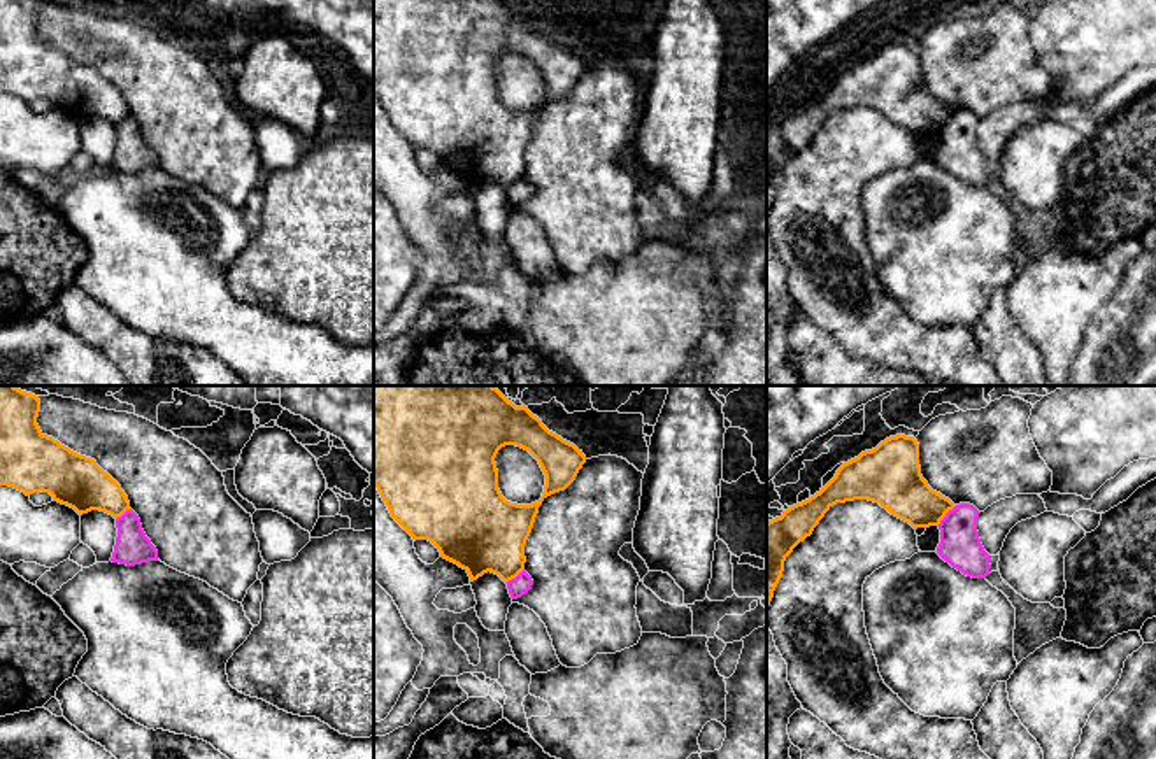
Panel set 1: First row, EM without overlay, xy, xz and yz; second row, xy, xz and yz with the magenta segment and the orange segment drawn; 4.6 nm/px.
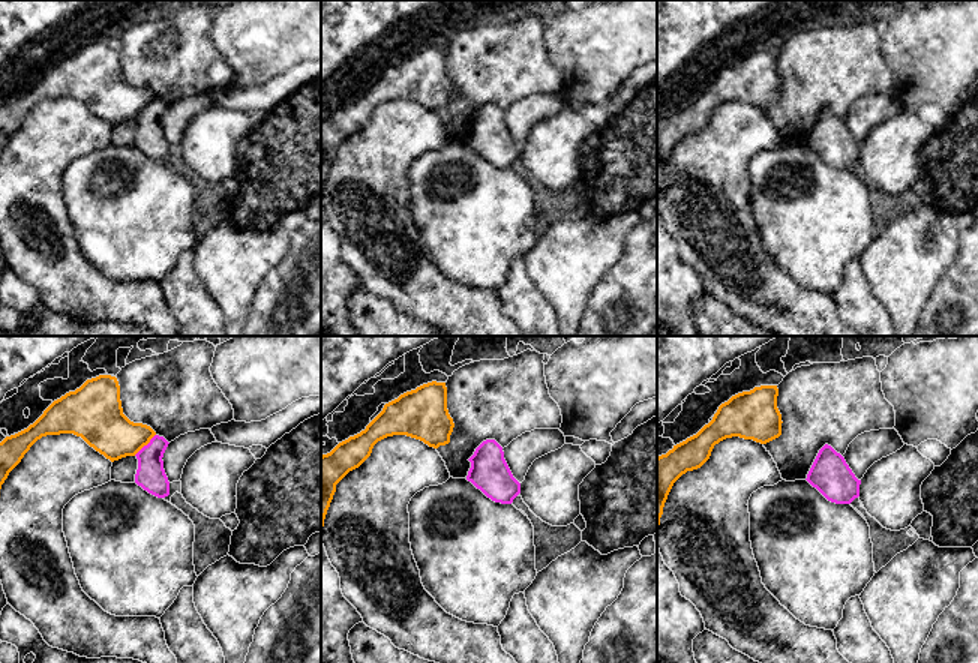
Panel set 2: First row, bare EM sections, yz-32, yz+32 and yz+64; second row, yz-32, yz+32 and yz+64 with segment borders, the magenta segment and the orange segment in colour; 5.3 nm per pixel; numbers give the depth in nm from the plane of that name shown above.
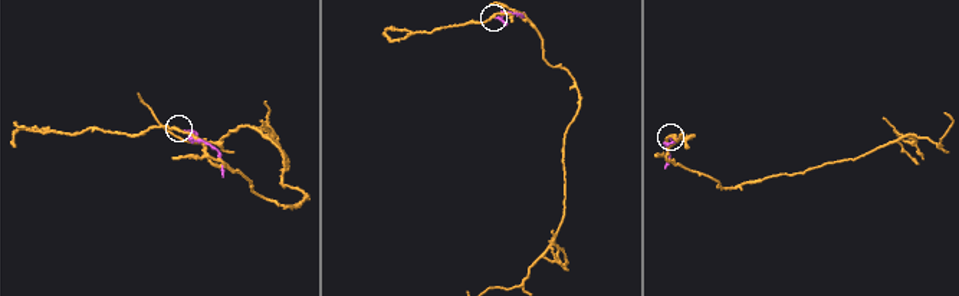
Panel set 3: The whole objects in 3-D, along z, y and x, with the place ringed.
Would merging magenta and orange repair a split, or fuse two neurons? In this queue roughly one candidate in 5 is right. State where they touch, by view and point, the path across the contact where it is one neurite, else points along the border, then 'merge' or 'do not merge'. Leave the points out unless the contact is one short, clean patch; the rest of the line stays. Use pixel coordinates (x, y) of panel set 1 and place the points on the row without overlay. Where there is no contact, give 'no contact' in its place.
contact yz (946, 121); border yz (956, 113), (937, 132); do not merge

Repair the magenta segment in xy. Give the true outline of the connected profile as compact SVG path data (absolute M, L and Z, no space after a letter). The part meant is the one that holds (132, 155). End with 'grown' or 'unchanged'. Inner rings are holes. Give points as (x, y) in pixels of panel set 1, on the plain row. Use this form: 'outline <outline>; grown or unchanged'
outline M130 116L116 126L118 144L111 168L135 174L158 168L158 158L146 144L139 123Z; unchanged

